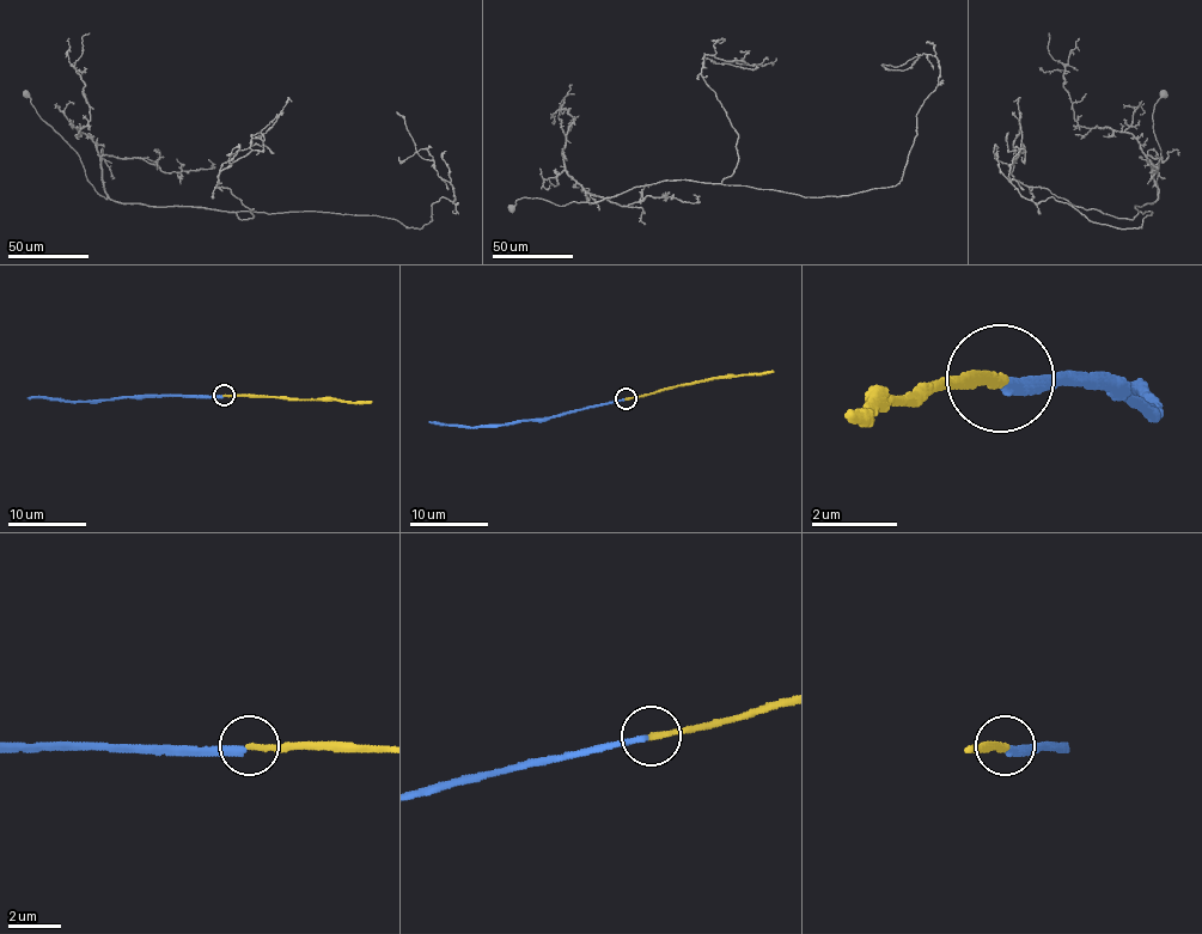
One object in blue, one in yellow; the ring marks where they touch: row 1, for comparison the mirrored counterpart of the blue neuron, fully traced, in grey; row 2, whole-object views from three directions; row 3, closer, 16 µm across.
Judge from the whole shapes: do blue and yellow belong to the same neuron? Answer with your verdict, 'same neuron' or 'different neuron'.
different neuron

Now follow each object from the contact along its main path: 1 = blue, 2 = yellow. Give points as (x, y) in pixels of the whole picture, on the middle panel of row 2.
1: (626, 400), (547, 419), (523, 419), (504, 425), (452, 427), (428, 421)
2: (626, 400), (720, 377), (769, 373), (773, 370)

